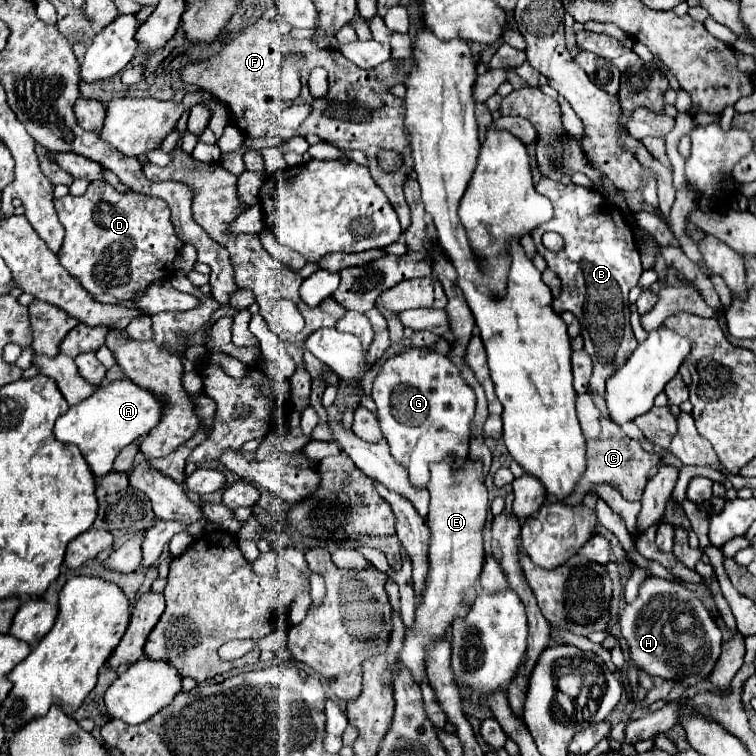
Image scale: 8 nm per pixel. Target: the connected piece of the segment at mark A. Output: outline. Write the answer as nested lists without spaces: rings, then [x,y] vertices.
[[[130,379],[104,383],[92,397],[70,407],[68,413],[58,417],[54,425],[54,437],[62,443],[74,443],[84,455],[96,477],[104,477],[112,471],[112,461],[128,445],[138,441],[138,437],[148,435],[154,429],[162,415],[162,403],[154,393],[138,387]]]

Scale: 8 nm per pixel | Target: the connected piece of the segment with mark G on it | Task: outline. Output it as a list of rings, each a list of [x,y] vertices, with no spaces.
[[[428,349],[402,351],[398,357],[382,365],[374,381],[374,387],[372,387],[372,399],[378,407],[380,429],[382,429],[384,439],[390,445],[392,457],[410,473],[412,485],[426,487],[430,481],[430,463],[442,461],[446,455],[456,457],[456,463],[462,465],[462,461],[468,455],[470,423],[472,423],[474,409],[476,409],[476,397],[448,357],[428,351]]]

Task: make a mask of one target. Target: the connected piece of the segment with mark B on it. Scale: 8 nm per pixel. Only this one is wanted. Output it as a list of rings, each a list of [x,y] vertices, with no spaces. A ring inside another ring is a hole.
[[[540,179],[536,185],[540,195],[546,195],[554,205],[554,217],[550,223],[532,231],[538,253],[546,259],[548,267],[562,279],[562,293],[554,299],[554,311],[560,315],[570,311],[582,325],[584,349],[592,357],[594,373],[590,387],[604,395],[604,383],[614,375],[630,353],[638,347],[634,331],[630,327],[630,303],[628,291],[638,283],[642,275],[642,263],[634,231],[624,219],[624,215],[608,203],[604,195],[596,189],[580,185],[562,185],[558,181]],[[546,231],[556,231],[564,237],[564,249],[550,253],[542,245],[542,235]]]

